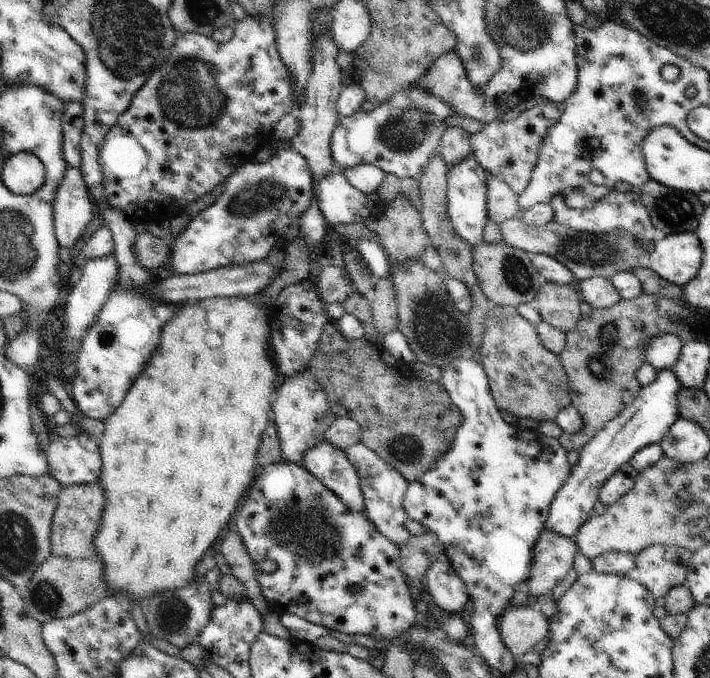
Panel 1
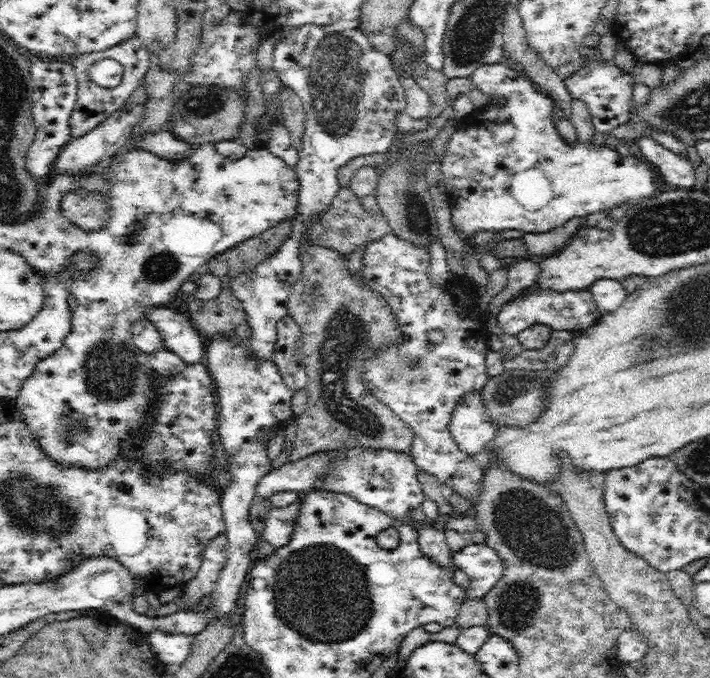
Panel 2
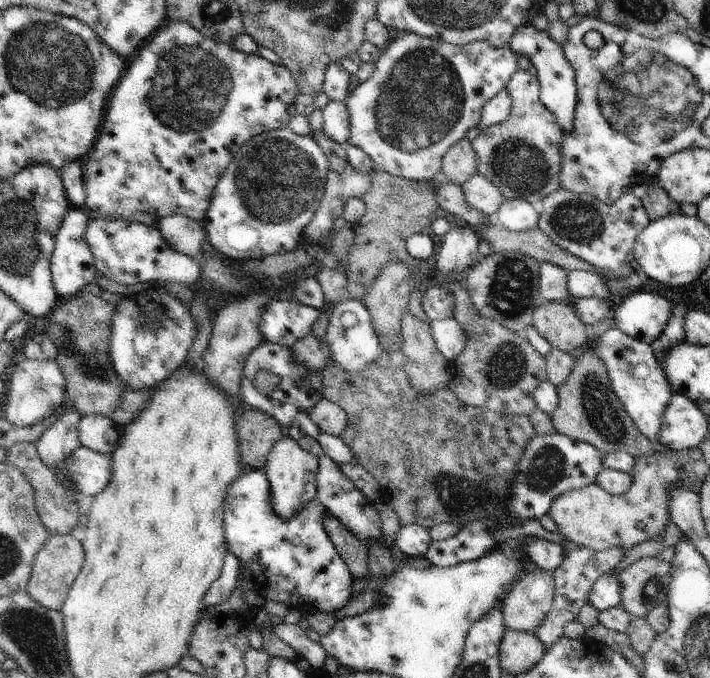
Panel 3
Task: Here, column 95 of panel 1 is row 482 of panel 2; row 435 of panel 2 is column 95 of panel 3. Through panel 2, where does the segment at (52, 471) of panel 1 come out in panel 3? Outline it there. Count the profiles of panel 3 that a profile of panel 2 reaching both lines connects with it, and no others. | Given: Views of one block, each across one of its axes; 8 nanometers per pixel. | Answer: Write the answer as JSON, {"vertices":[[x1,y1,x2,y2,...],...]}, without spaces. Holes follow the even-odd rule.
{"vertices":[[84,415,79,422,79,439,82,446,100,452,112,454,118,444,121,427,108,415]]}

